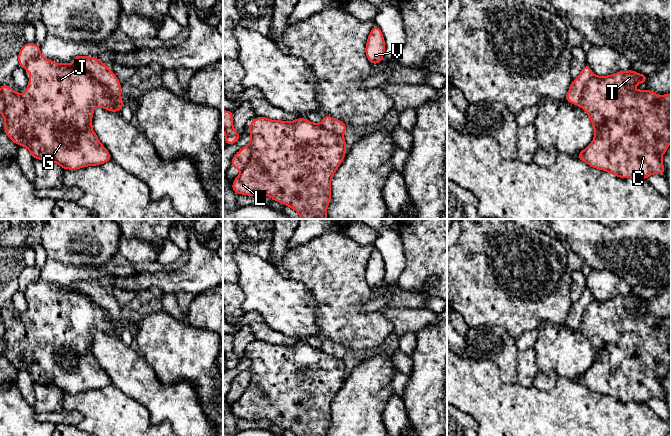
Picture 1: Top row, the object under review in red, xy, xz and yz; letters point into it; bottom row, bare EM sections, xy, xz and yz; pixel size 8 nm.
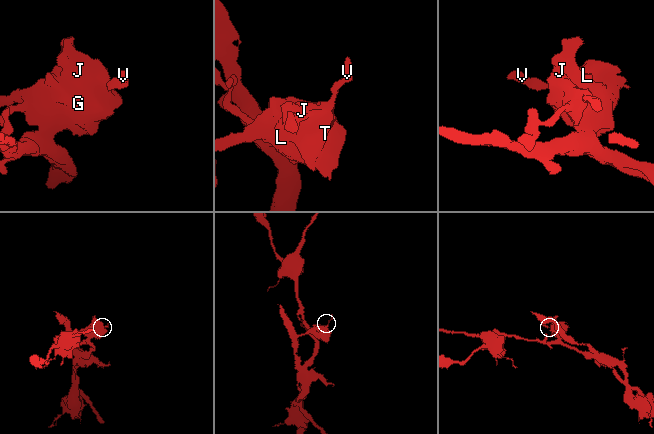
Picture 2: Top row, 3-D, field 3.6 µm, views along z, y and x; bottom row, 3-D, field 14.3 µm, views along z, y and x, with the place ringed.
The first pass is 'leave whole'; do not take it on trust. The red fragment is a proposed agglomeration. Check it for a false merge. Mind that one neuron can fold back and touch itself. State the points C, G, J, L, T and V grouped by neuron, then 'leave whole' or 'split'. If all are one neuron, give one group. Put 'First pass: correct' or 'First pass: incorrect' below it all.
groups C G J L T / V; split
First pass: incorrect

